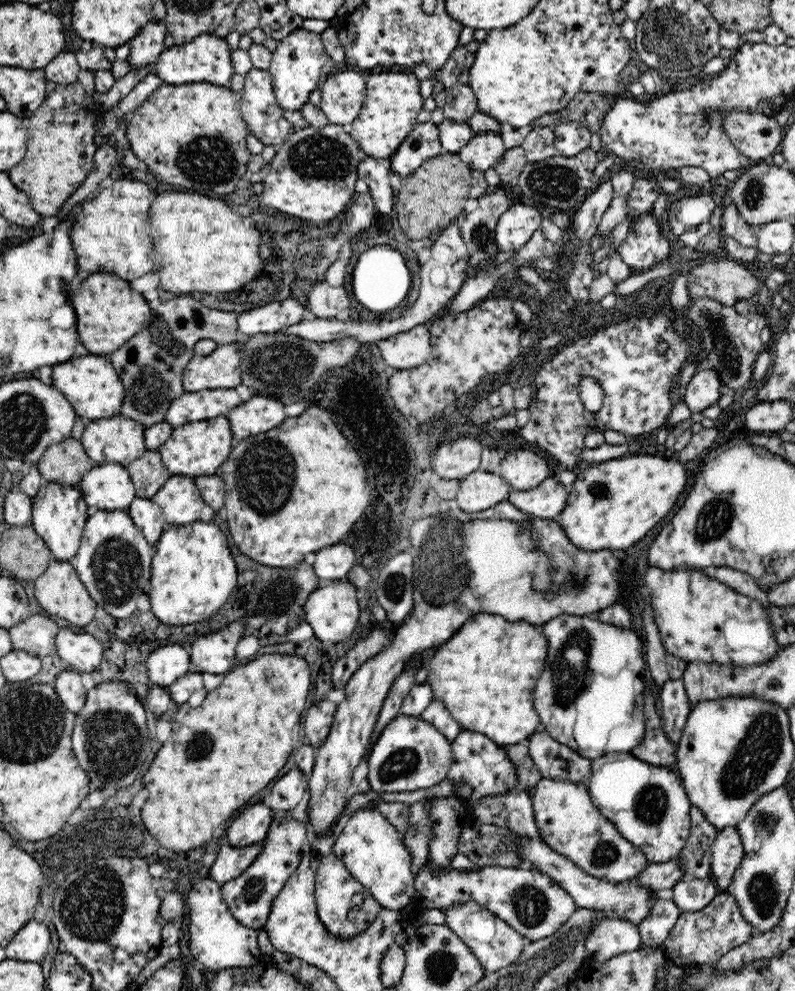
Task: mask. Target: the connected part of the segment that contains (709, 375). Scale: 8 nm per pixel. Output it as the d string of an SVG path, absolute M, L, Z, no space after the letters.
M700 368L688 382L682 402L686 404L690 412L702 412L708 406L716 404L720 395L718 388L721 386L718 373L714 369Z

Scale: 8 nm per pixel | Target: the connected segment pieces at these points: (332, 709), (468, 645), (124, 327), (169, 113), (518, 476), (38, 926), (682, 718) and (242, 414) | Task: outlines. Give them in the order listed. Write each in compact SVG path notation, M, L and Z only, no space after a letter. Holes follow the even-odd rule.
M322 699L312 708L308 708L306 718L304 718L304 730L308 736L308 744L313 747L322 746L333 727L336 711L336 703L328 699Z
M478 614L464 622L458 634L440 650L427 657L427 682L435 698L440 698L452 718L466 730L486 734L502 747L520 743L538 730L538 714L532 694L542 674L548 642L534 626L508 624L502 616ZM482 654L482 668L480 668ZM436 660L436 668L432 670Z
M92 274L80 284L80 292L72 296L72 308L76 308L80 342L90 350L90 354L112 354L127 340L138 334L145 325L152 309L146 300L130 290L128 282L118 280L118 276Z
M192 82L179 86L163 83L130 114L126 123L130 150L145 162L151 172L162 176L162 182L216 197L233 192L238 180L246 174L246 164L251 155L247 147L248 131L242 119L240 96L229 86L217 86L210 82Z
M528 450L504 453L500 476L518 491L532 489L549 477L548 462Z
M30 920L12 941L5 947L5 958L8 960L42 963L48 954L52 938L50 930L43 922Z
M682 679L666 680L657 696L662 729L672 742L678 744L690 714L690 703Z
M254 394L248 401L234 407L227 414L232 426L234 440L244 440L248 436L272 430L286 420L285 404L279 399Z

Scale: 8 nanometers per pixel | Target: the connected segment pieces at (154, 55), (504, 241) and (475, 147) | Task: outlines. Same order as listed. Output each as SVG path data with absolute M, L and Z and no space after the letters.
M150 22L145 24L140 32L129 40L130 49L126 61L130 71L149 67L155 70L155 62L164 50L164 36L167 30L164 22Z
M523 202L516 203L498 218L494 230L495 240L498 243L499 250L516 251L521 246L524 246L526 242L530 241L534 232L540 228L540 212L535 207L532 207L532 205L526 205Z
M482 130L474 134L468 144L457 152L457 155L471 169L485 171L492 168L507 149L499 132Z

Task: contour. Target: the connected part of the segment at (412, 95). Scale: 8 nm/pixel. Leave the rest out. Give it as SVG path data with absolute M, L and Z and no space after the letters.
M369 72L366 74L366 99L358 118L348 127L351 137L359 142L361 150L374 158L389 158L402 144L406 134L418 122L424 98L420 93L420 79L412 72Z

